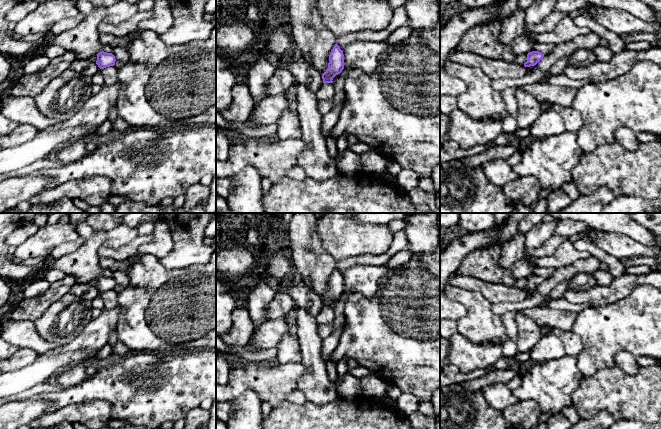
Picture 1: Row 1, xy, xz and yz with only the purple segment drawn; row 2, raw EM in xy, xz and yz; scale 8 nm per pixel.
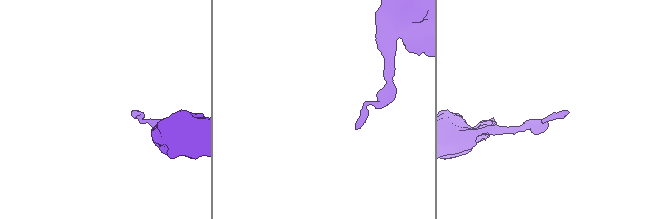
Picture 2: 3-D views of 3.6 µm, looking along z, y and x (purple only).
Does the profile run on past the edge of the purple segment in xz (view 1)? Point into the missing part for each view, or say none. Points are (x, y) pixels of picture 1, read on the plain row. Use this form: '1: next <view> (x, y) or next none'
1: next none

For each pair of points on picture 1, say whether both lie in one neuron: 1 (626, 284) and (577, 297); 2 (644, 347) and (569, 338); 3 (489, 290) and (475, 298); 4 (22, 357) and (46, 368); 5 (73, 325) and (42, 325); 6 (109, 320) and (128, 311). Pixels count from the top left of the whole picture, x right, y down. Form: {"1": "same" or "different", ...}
{"1": "same", "2": "different", "3": "different", "4": "different", "5": "same", "6": "different"}

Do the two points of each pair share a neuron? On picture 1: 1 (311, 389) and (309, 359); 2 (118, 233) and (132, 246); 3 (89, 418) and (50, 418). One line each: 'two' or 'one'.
1: one
2: two
3: one

